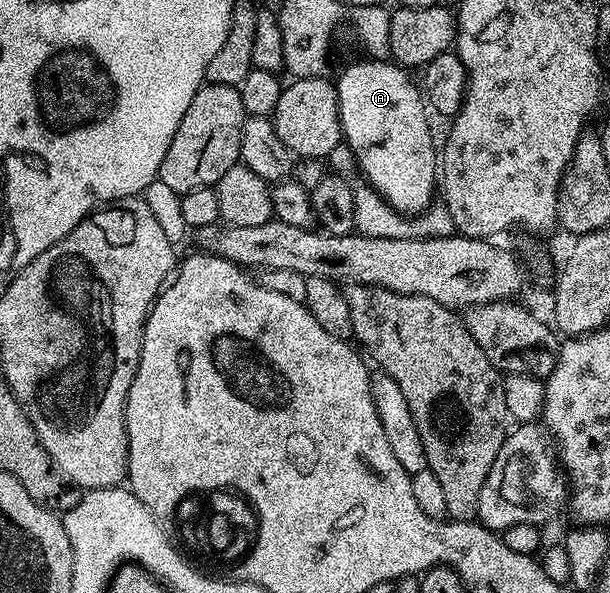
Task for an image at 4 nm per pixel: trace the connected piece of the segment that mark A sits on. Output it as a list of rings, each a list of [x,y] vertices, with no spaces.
[[[363,59],[364,61],[352,61],[340,73],[340,78],[335,78],[336,94],[338,95],[338,107],[340,108],[340,132],[343,140],[346,142],[352,154],[356,156],[356,163],[359,172],[364,172],[363,180],[375,189],[376,193],[398,213],[405,215],[416,215],[412,213],[423,214],[425,210],[433,204],[432,192],[438,189],[438,145],[432,142],[432,133],[428,130],[429,110],[426,108],[425,98],[422,96],[421,90],[414,82],[408,78],[409,70],[401,67],[388,59]]]

